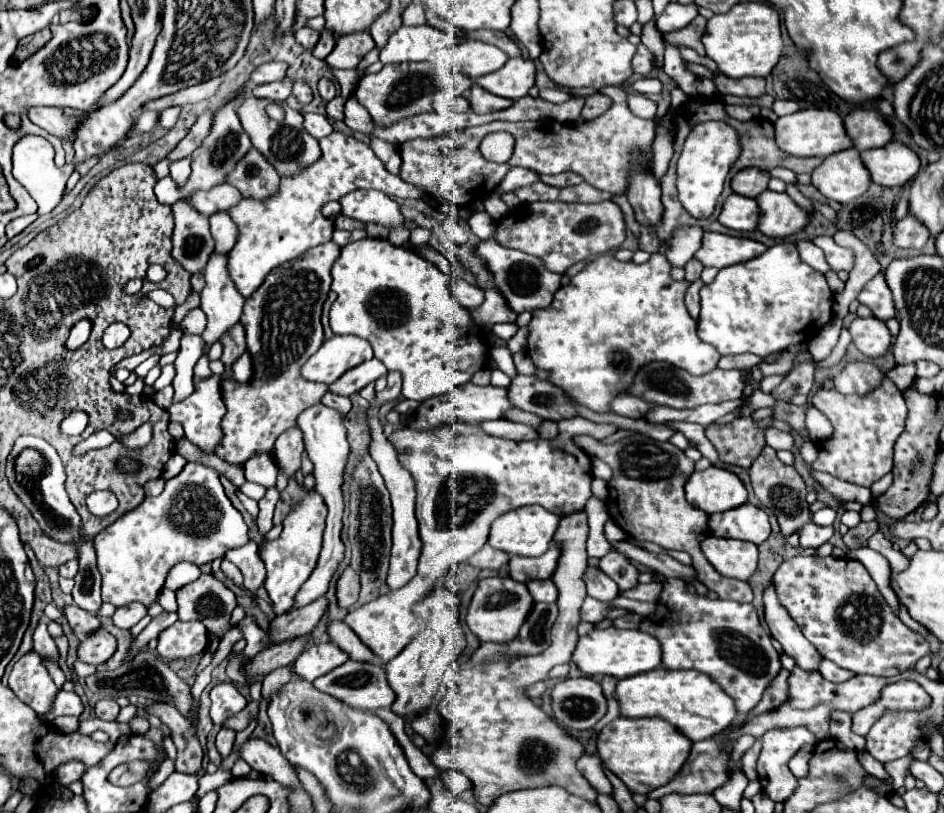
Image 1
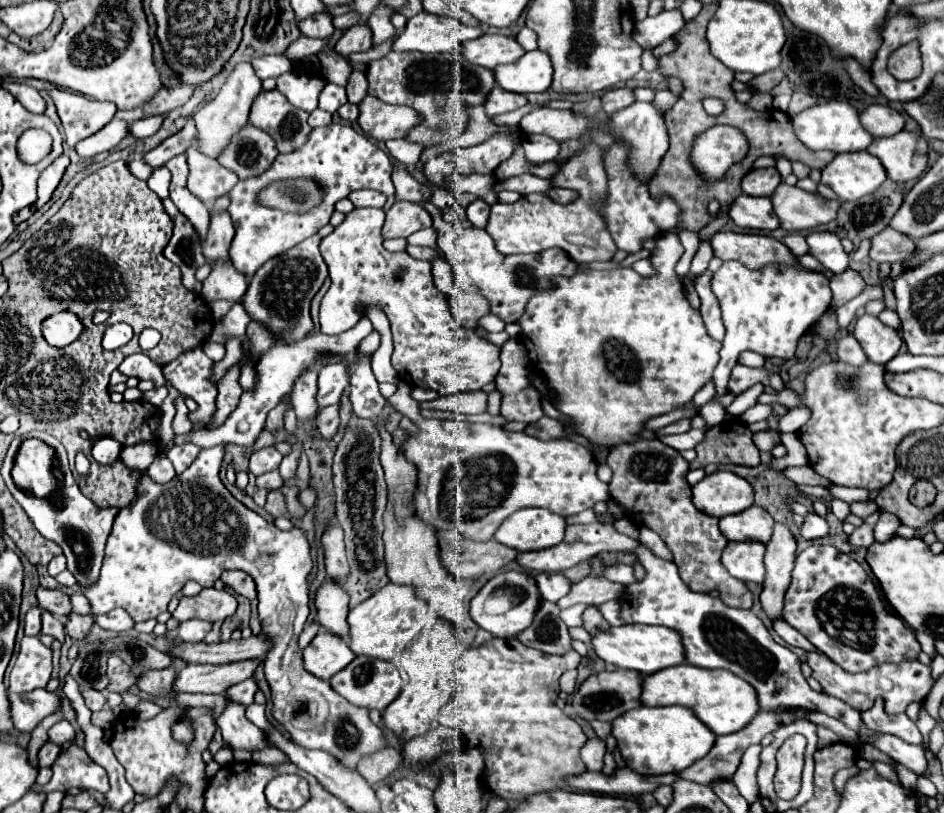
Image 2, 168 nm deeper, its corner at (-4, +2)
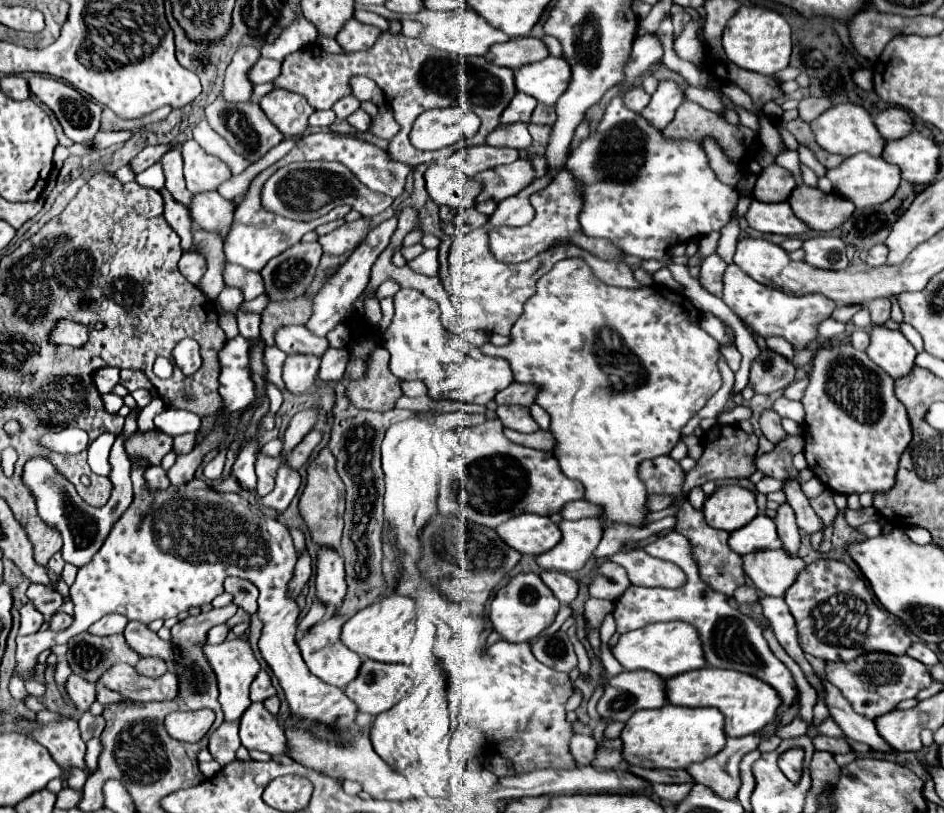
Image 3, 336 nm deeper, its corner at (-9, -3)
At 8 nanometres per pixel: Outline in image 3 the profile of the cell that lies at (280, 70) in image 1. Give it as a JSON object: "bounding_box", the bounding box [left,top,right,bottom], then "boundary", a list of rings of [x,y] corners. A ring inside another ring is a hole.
{"bounding_box":[249,57,281,85],"boundary":[[[261,57],[253,69],[249,71],[249,79],[259,85],[259,83],[269,83],[269,81],[275,81],[277,75],[281,75],[281,63],[277,63],[275,59],[265,59]]]}

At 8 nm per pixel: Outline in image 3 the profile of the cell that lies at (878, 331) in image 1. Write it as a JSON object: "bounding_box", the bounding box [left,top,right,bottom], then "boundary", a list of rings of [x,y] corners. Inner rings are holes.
{"bounding_box":[867,325,917,379],"boundary":[[[871,325],[869,337],[871,337],[871,345],[867,347],[867,355],[889,377],[899,379],[913,369],[917,351],[901,335],[901,331],[891,331],[885,325]]]}

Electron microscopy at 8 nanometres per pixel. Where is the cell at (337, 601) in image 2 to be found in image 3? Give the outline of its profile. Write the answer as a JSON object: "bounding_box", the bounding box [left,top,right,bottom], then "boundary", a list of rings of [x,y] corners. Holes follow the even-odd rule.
{"bounding_box":[317,547,345,615],"boundary":[[[321,547],[317,553],[317,599],[327,607],[329,615],[337,615],[341,603],[345,601],[345,567],[343,557],[337,551]]]}

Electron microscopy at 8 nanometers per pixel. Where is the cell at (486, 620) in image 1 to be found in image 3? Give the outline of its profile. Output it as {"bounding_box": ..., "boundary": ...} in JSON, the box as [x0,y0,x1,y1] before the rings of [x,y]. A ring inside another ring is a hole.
{"bounding_box":[489,573,559,643],"boundary":[[[521,573],[495,593],[491,601],[489,621],[493,625],[493,631],[499,633],[501,639],[509,643],[523,643],[535,639],[541,631],[545,631],[553,623],[557,609],[559,609],[559,601],[547,589],[541,577],[535,573]]]}

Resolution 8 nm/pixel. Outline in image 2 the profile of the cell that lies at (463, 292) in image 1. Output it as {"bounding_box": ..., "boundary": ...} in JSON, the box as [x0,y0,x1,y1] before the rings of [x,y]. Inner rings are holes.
{"bounding_box":[430,256,456,296],"boundary":[[[438,256],[438,258],[434,258],[430,264],[432,264],[432,278],[434,278],[436,288],[438,288],[440,292],[444,292],[444,294],[450,296],[456,288],[454,288],[454,280],[452,280],[452,272],[450,272],[448,262]]]}

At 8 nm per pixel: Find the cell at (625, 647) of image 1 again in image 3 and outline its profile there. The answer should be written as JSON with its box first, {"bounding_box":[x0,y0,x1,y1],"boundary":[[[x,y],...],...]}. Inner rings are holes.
{"bounding_box":[611,621,707,679],"boundary":[[[671,621],[671,623],[653,623],[649,627],[629,631],[619,637],[617,645],[611,647],[613,657],[629,671],[635,669],[645,669],[653,671],[655,675],[669,679],[685,671],[693,669],[703,669],[707,665],[701,649],[701,641],[697,631],[693,631],[693,625],[681,623],[681,621]]]}

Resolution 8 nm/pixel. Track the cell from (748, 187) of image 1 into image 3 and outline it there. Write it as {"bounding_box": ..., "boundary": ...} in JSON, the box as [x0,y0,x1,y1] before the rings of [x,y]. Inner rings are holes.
{"bounding_box":[753,163,795,203],"boundary":[[[773,163],[767,169],[763,169],[761,175],[757,177],[757,183],[753,187],[753,199],[763,203],[779,203],[787,201],[793,189],[795,189],[793,175],[787,169]]]}

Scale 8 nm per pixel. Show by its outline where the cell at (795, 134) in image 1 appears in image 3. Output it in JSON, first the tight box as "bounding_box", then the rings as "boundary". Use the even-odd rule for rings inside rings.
{"bounding_box":[809,103,885,157],"boundary":[[[853,103],[829,107],[825,113],[821,113],[817,119],[813,119],[809,125],[811,125],[811,131],[815,135],[815,141],[829,153],[839,153],[843,157],[851,157],[855,153],[881,155],[881,151],[885,147],[885,139],[875,129],[871,115],[863,107],[853,105]]]}

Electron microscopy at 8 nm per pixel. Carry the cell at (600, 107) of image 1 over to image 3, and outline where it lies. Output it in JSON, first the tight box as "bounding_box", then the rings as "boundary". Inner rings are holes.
{"bounding_box":[623,87,651,113],"boundary":[[[637,87],[637,89],[627,91],[627,93],[623,95],[623,99],[625,99],[625,107],[629,107],[631,111],[641,113],[641,111],[647,107],[647,103],[649,103],[651,97],[643,91],[643,87]]]}

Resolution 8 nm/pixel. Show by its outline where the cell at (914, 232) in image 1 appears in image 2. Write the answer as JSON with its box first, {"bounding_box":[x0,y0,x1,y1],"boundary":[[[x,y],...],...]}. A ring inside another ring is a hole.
{"bounding_box":[870,228,914,262],"boundary":[[[886,228],[876,238],[872,238],[870,246],[870,260],[874,262],[900,262],[912,252],[914,242],[910,238],[904,238],[904,234],[896,234],[896,230]]]}

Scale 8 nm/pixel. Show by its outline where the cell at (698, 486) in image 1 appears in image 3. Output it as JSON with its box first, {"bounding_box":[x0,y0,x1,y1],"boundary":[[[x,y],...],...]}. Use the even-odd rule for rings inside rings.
{"bounding_box":[703,485,757,533],"boundary":[[[721,485],[707,497],[703,515],[711,527],[731,533],[757,515],[755,495],[741,485]]]}

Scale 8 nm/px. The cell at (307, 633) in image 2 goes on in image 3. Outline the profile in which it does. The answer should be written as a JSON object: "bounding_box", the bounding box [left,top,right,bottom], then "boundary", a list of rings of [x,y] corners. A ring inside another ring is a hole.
{"bounding_box":[297,599,327,637],"boundary":[[[315,599],[315,603],[313,603],[313,607],[309,609],[309,613],[301,619],[301,623],[299,623],[299,631],[297,631],[297,635],[301,637],[301,635],[305,635],[305,631],[309,631],[309,627],[313,627],[313,625],[317,625],[323,617],[327,615],[327,607],[325,605],[321,605],[317,599]]]}

